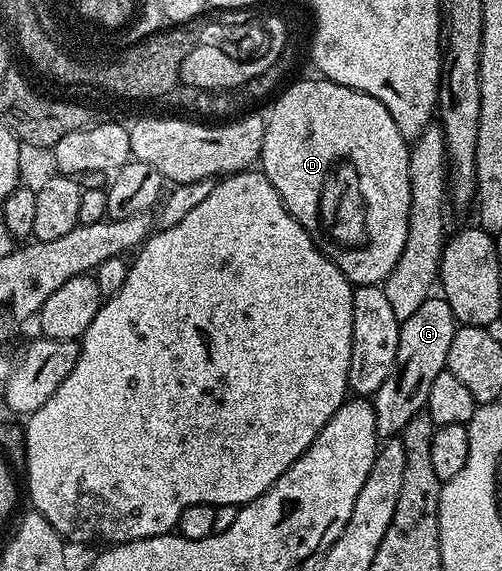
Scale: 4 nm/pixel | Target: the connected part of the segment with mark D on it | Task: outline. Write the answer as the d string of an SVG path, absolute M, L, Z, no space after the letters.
M316 79L295 81L268 105L259 168L275 186L285 209L309 231L317 249L339 266L350 284L384 285L391 270L395 270L395 262L399 262L399 254L403 254L403 246L407 246L411 144L399 134L399 126L395 126L395 118L391 118L383 102L345 84Z

